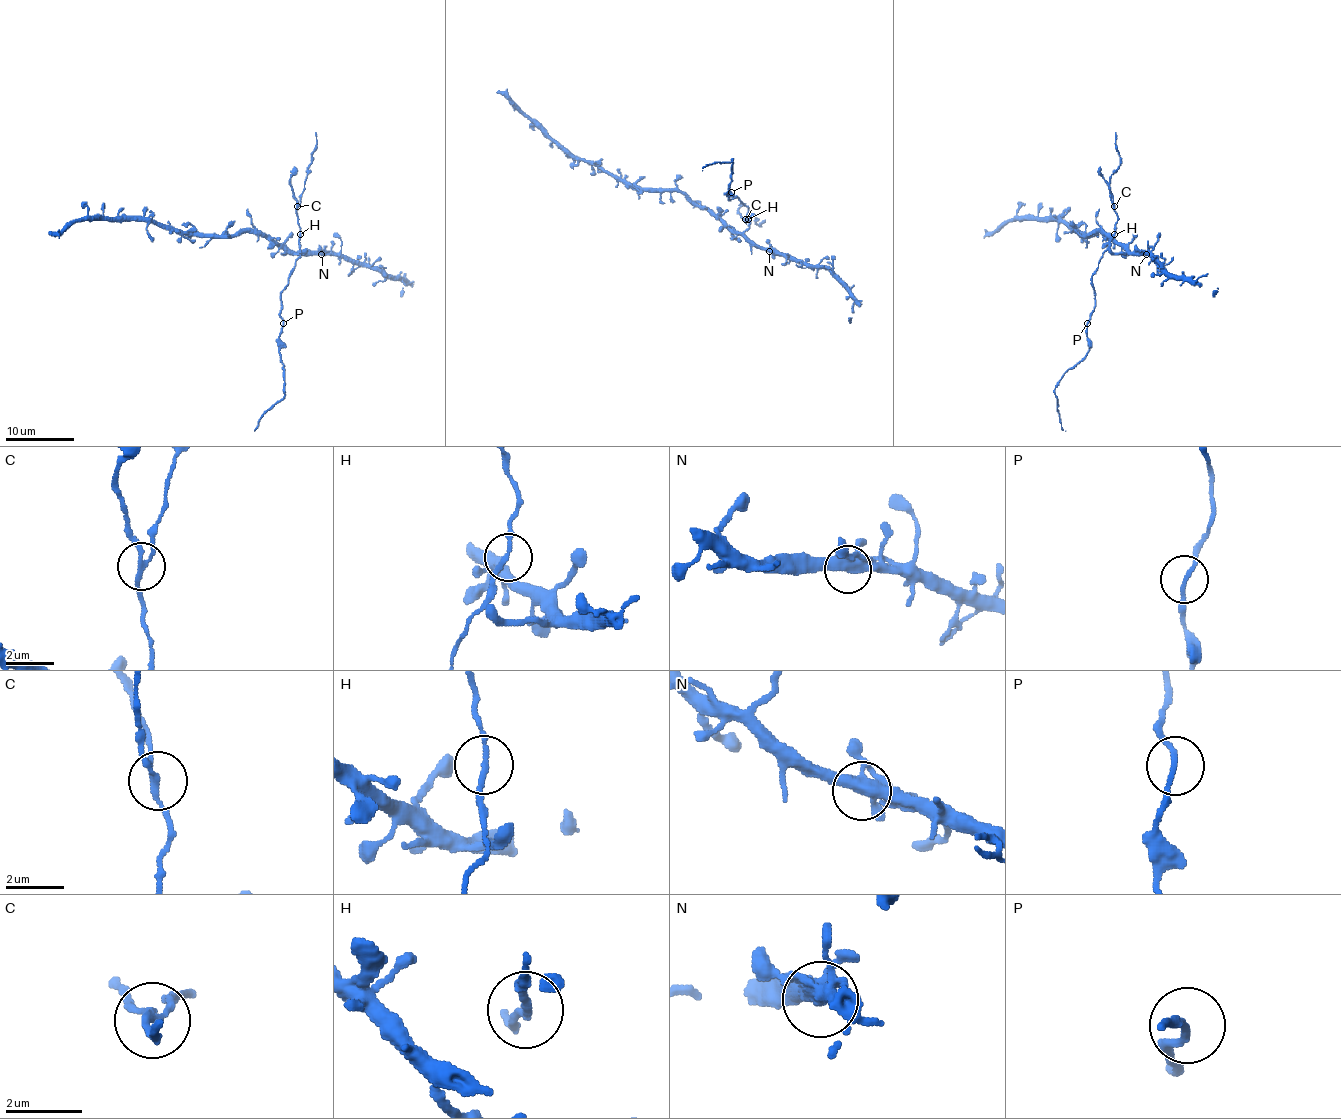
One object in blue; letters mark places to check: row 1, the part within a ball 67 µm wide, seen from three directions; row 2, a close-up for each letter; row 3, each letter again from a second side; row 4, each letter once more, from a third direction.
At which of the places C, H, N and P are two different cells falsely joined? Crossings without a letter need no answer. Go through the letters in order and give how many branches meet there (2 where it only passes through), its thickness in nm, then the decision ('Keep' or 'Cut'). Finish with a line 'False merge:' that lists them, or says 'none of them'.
C: Branches: 3. Thickness 160 nm. Cut
H: Branches: 2. Thickness 170 nm. Keep
N: Branches: 4. Thickness 400 nm. Keep
P: Branches: 2. Thickness 160 nm. Keep
False merge: C

